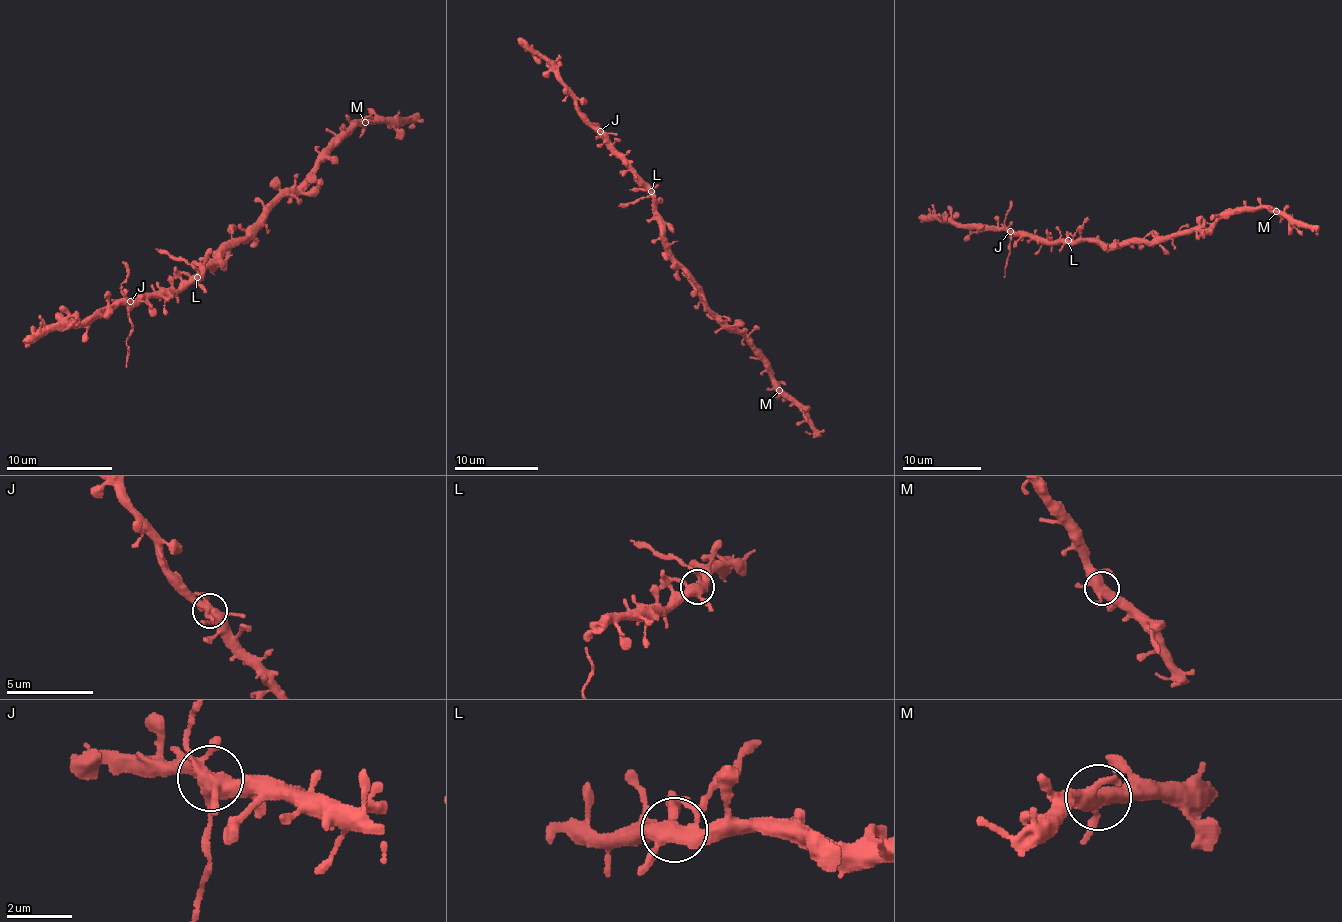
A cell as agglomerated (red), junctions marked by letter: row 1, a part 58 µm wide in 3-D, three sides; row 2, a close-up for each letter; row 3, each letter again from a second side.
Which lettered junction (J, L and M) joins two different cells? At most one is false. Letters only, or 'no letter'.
J

